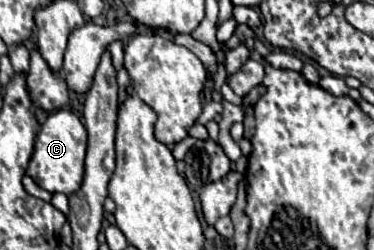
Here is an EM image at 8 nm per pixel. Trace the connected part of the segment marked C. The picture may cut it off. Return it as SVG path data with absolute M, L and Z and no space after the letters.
M70 110L50 112L36 136L34 152L32 152L30 164L26 168L26 174L40 188L44 188L48 192L62 192L68 196L68 194L76 192L82 184L84 154L86 154L86 128L80 124L80 118Z

